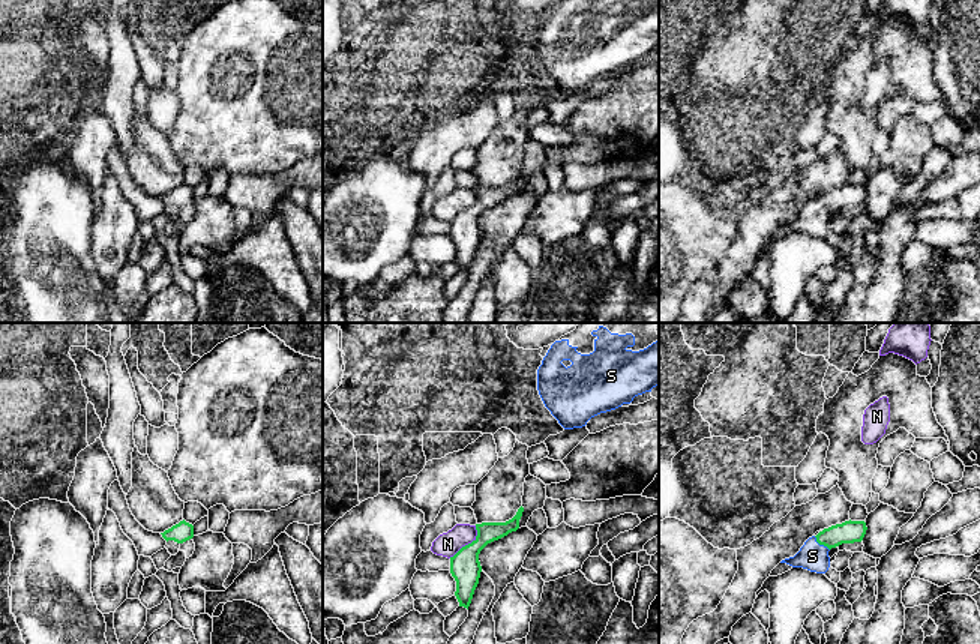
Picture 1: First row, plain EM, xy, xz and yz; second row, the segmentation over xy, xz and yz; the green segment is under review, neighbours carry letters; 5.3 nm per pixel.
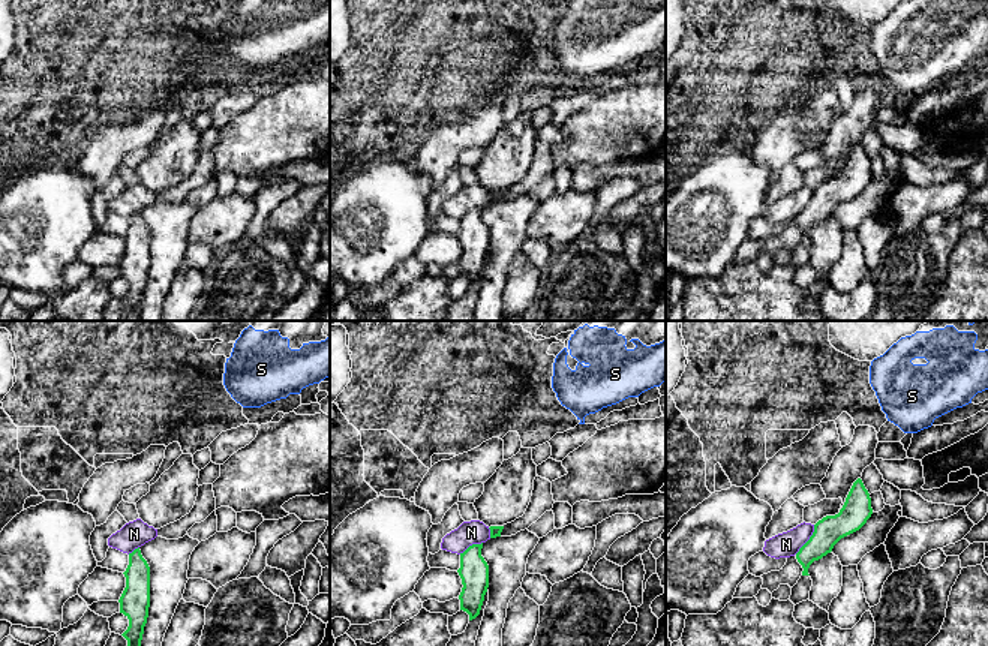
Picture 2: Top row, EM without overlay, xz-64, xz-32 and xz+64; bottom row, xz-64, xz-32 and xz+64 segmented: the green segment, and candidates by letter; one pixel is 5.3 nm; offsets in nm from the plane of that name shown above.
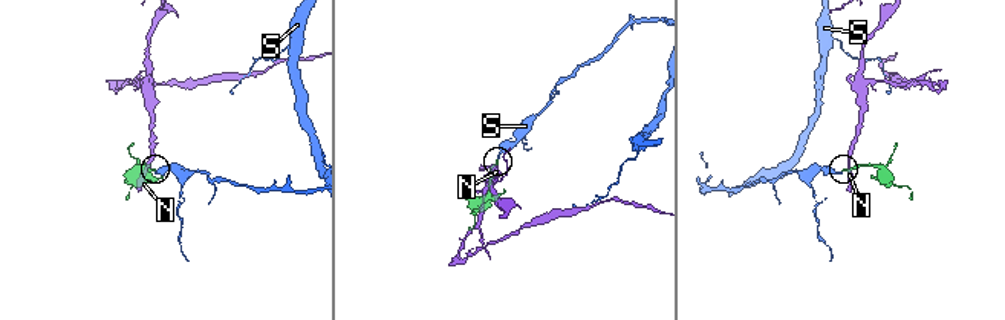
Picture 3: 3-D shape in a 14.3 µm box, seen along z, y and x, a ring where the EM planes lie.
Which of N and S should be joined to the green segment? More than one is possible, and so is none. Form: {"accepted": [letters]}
{"accepted": ["S"]}

